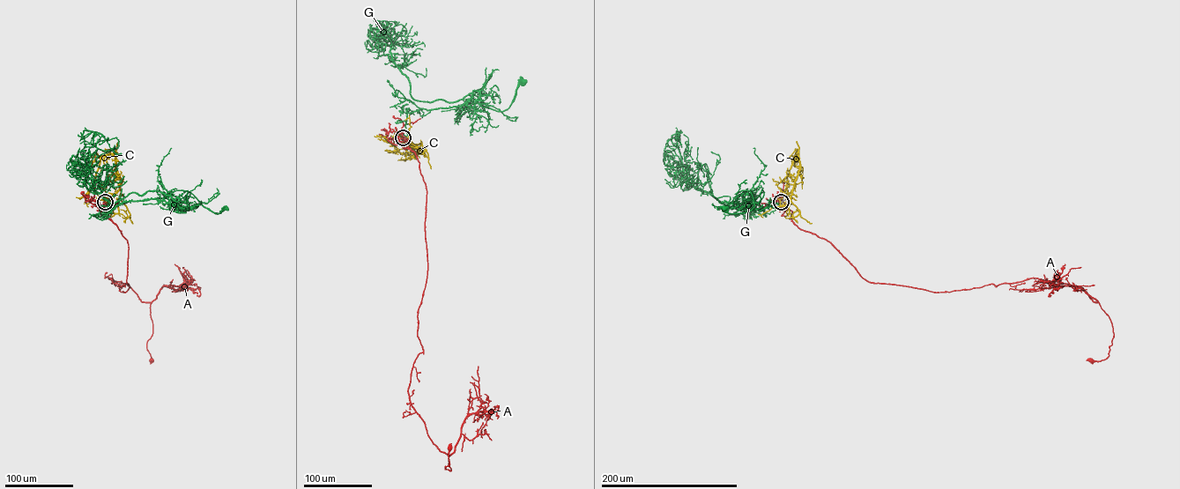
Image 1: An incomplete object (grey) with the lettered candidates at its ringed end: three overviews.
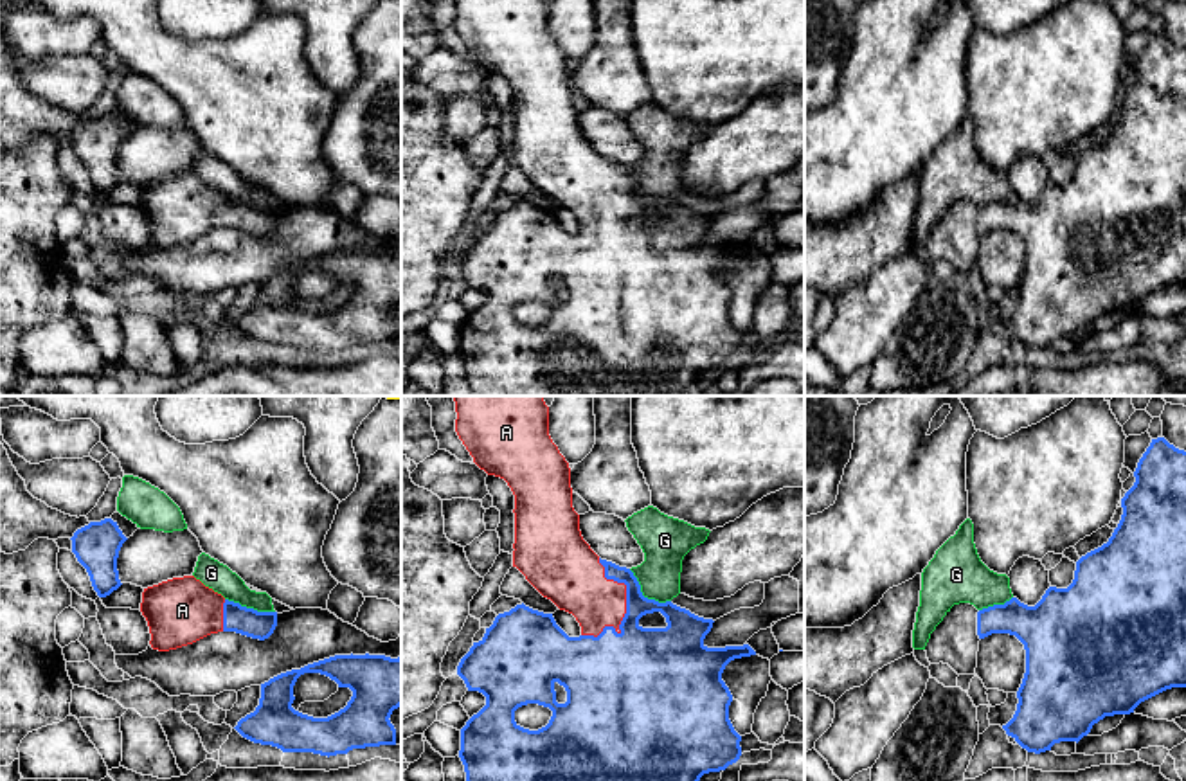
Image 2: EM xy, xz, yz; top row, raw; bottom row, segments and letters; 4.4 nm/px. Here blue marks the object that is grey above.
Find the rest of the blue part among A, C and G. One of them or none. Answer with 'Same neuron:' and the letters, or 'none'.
Same neuron: A

